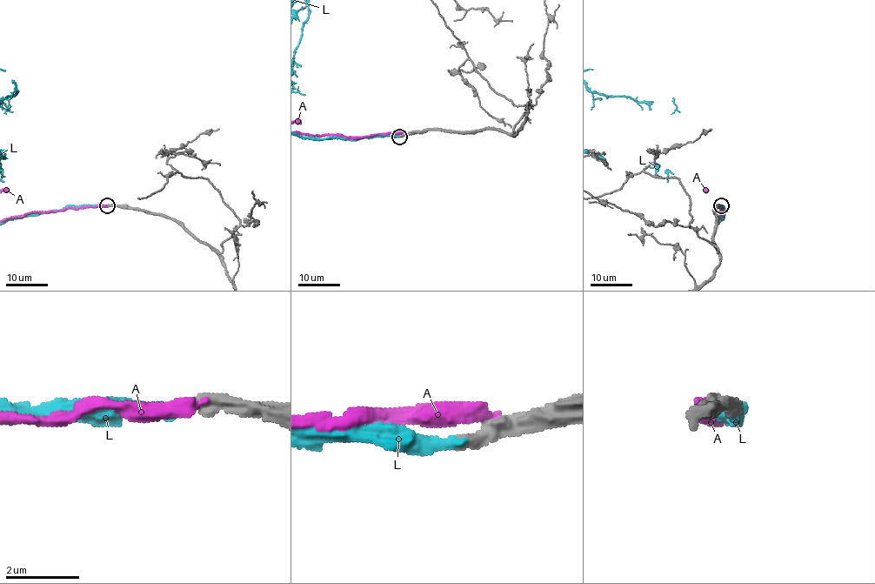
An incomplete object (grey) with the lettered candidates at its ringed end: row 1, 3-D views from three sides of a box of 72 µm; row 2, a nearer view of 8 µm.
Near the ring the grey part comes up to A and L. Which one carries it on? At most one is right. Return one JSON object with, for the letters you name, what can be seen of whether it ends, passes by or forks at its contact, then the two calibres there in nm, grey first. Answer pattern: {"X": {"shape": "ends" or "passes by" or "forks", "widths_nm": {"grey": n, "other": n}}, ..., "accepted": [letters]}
{"L": {"shape": "ends", "widths_nm": {"grey": 380, "other": 280}}, "accepted": ["L"]}

